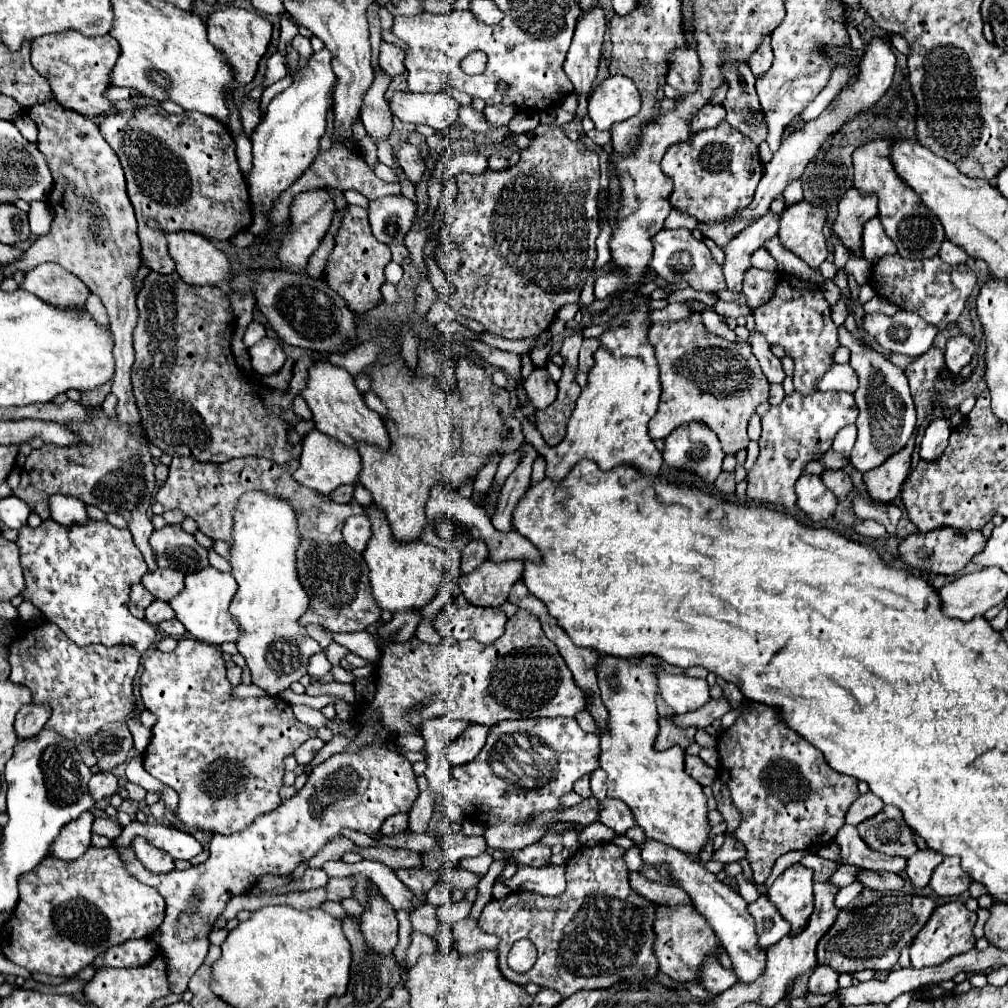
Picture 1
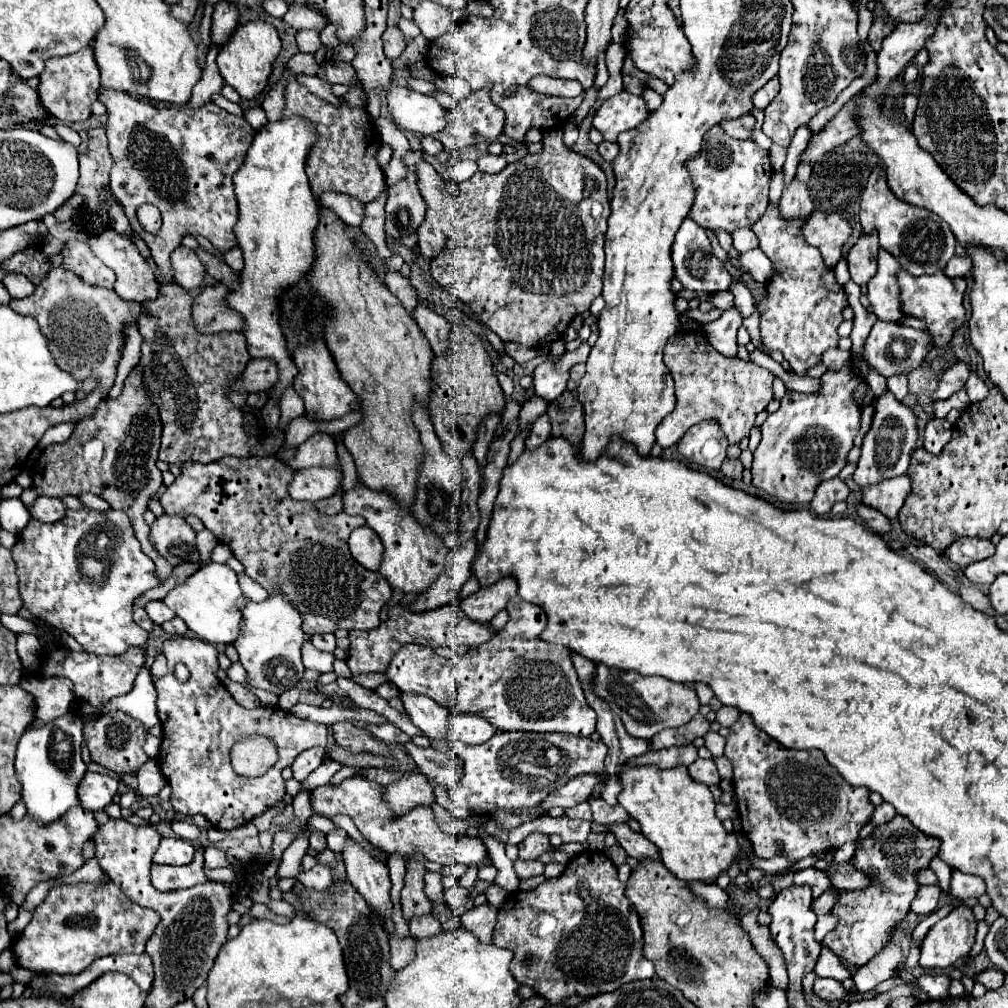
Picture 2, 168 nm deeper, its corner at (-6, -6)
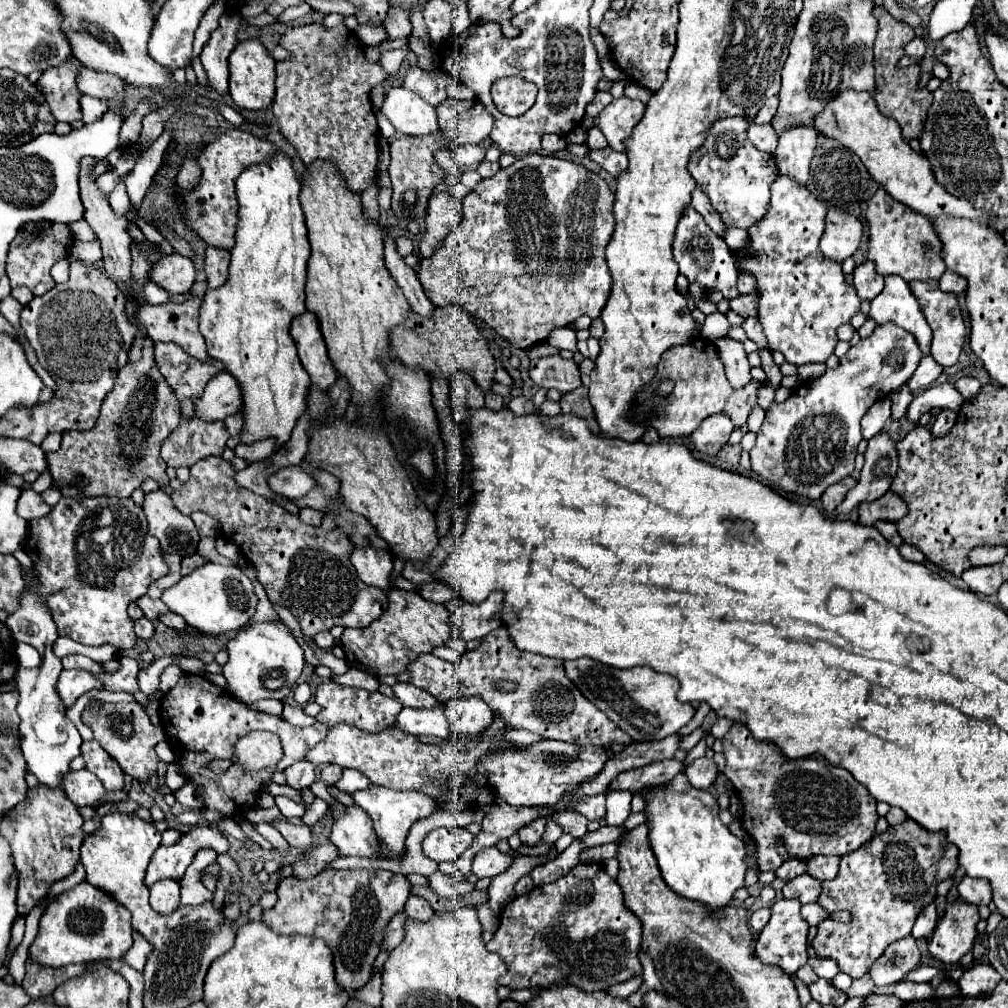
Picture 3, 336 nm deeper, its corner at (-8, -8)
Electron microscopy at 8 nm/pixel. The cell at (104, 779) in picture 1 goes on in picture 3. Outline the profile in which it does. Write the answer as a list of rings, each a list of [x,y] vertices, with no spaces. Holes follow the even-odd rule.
[[[87,769],[67,773],[63,785],[65,785],[67,797],[69,797],[75,805],[95,807],[95,805],[107,795],[103,783],[101,783],[93,773],[89,773]]]

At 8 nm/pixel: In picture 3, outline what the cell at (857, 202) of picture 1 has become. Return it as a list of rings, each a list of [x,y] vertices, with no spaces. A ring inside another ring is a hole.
[[[863,261],[853,271],[853,287],[861,299],[873,299],[883,289],[883,277],[873,269],[871,261]]]

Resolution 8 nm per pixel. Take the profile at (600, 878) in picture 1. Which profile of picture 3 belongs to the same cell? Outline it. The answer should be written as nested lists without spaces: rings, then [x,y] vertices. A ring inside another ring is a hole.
[[[579,863],[559,881],[535,887],[529,895],[517,897],[505,905],[499,917],[499,929],[487,943],[487,949],[501,955],[509,965],[509,973],[501,977],[501,985],[511,989],[547,989],[551,985],[575,985],[585,993],[605,991],[611,985],[629,981],[631,977],[643,975],[639,961],[641,943],[641,921],[623,905],[621,887],[611,879],[599,863]]]

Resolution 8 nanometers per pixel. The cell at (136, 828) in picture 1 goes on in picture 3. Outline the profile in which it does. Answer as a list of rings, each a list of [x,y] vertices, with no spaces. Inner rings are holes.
[[[193,827],[189,833],[185,833],[175,845],[159,847],[155,855],[151,857],[151,863],[147,867],[145,885],[151,887],[155,881],[169,877],[169,879],[181,879],[185,869],[191,865],[195,853],[201,848],[214,849],[217,855],[225,853],[229,849],[229,843],[223,833],[211,827]]]

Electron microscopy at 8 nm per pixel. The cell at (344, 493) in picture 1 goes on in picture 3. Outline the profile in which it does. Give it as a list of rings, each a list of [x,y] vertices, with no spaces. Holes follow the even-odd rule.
[[[305,507],[305,509],[299,511],[299,519],[305,521],[307,525],[315,525],[315,527],[319,527],[321,521],[323,521],[323,517],[325,517],[325,515],[323,515],[321,511],[317,511],[317,509],[309,509],[309,507]]]

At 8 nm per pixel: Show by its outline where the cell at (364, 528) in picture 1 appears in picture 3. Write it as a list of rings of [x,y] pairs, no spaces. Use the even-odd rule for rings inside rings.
[[[357,547],[351,553],[351,563],[363,583],[389,589],[389,575],[393,571],[393,557],[387,549]]]

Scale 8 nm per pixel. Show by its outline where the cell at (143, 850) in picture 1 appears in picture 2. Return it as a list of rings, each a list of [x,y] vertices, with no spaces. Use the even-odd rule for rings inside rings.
[[[201,851],[195,853],[195,859],[189,865],[181,865],[181,867],[153,865],[151,867],[151,885],[161,893],[187,889],[187,887],[193,887],[205,881],[207,877],[203,873],[203,853]]]

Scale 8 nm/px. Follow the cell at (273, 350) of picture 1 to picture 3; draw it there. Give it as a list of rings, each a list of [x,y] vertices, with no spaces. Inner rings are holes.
[[[227,371],[215,375],[201,399],[197,399],[197,415],[205,421],[219,421],[233,415],[243,405],[243,393],[235,377]]]

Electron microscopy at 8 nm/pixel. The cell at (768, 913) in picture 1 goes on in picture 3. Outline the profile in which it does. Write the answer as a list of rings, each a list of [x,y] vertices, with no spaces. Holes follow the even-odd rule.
[[[761,907],[761,909],[757,909],[753,915],[751,915],[751,919],[749,919],[749,925],[751,925],[751,929],[753,931],[761,931],[765,925],[767,925],[767,921],[769,921],[769,907]]]

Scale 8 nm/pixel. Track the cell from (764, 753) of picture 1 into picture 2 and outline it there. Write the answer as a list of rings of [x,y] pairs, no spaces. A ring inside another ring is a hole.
[[[741,713],[735,725],[729,729],[725,743],[725,757],[733,763],[733,789],[737,799],[737,813],[743,825],[743,833],[753,845],[753,853],[761,859],[771,859],[777,855],[777,841],[783,841],[785,855],[791,861],[799,861],[807,855],[837,849],[843,843],[853,843],[859,837],[863,825],[869,823],[875,805],[869,801],[867,787],[849,785],[835,767],[829,765],[825,755],[819,749],[795,751],[785,749],[765,731],[753,725],[753,719],[747,713]]]

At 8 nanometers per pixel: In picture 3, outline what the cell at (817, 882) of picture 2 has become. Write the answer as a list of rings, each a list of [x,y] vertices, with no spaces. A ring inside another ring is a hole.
[[[803,873],[803,875],[799,875],[799,877],[785,883],[783,895],[785,895],[785,899],[799,897],[801,903],[815,903],[817,897],[821,895],[821,881],[817,881],[815,877],[809,877],[807,873]]]

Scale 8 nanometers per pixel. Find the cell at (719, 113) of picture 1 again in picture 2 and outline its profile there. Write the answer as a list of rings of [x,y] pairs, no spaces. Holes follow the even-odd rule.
[[[743,117],[743,119],[727,119],[727,123],[721,125],[727,129],[731,137],[737,139],[753,139],[753,127],[755,127],[755,117]]]

